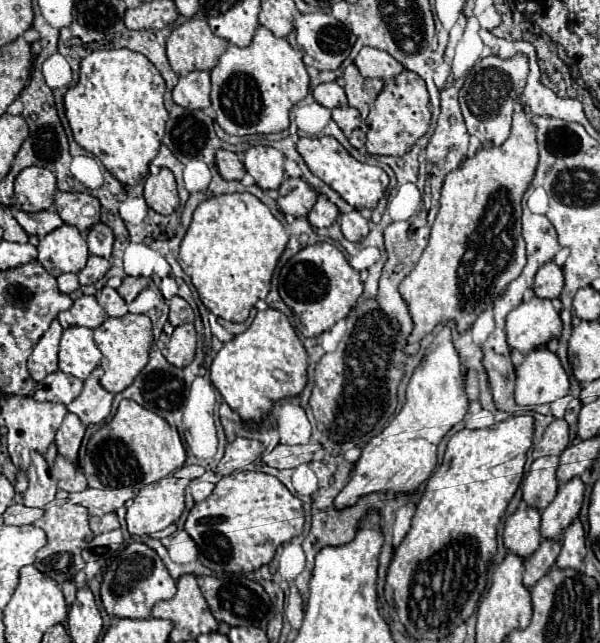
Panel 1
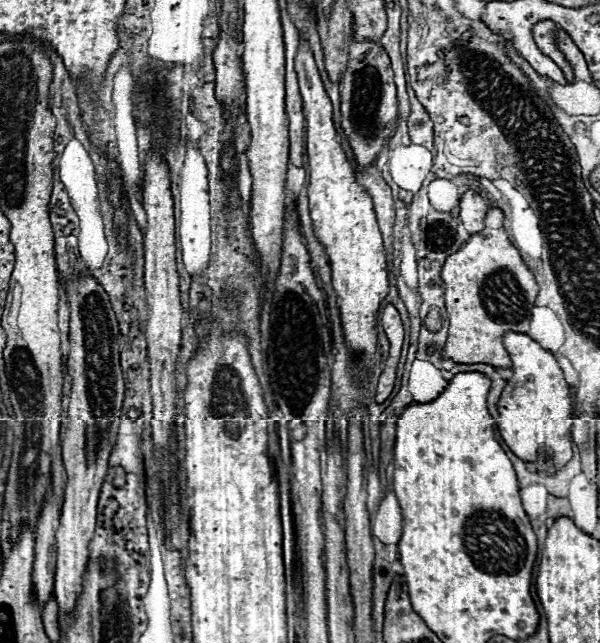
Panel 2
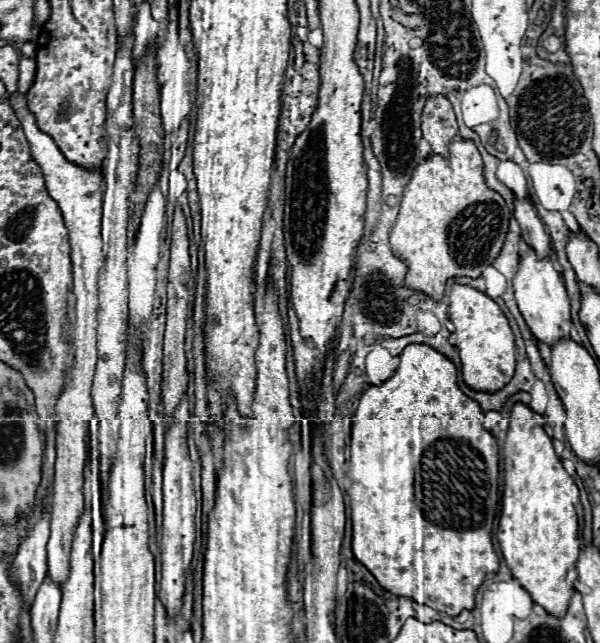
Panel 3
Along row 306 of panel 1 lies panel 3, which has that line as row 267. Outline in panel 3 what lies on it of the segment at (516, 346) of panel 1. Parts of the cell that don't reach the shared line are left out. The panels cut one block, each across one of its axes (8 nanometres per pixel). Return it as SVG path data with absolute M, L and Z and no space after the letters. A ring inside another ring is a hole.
M532 248L520 256L518 270L514 274L514 296L530 332L538 340L552 346L556 340L570 336L570 300L566 296L564 282L554 270L550 258L538 258Z

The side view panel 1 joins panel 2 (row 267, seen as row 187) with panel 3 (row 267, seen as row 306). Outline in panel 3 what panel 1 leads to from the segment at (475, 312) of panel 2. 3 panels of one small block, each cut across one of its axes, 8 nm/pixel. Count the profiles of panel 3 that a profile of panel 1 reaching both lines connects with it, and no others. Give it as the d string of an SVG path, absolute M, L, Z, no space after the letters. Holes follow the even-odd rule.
M452 140L450 142L450 154L430 154L418 168L414 168L410 182L404 186L404 194L400 200L398 218L390 230L390 248L394 256L400 260L406 260L408 274L406 274L406 286L414 290L422 290L430 294L432 298L440 300L446 288L446 280L454 276L468 276L478 278L482 274L482 268L490 266L494 258L500 254L504 236L508 232L508 220L510 210L506 208L502 196L494 190L490 190L482 176L482 156L472 140Z

